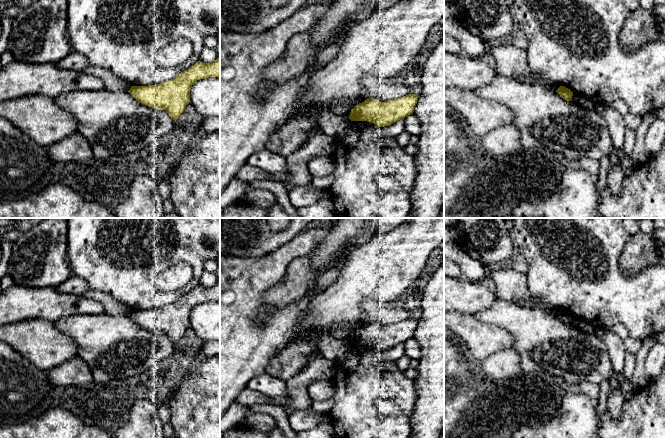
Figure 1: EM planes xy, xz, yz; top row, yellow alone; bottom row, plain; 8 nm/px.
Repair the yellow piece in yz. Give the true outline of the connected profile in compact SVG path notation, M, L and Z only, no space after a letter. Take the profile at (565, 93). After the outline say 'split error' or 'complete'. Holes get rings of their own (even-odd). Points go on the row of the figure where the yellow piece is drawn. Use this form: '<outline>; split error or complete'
M560 86L556 92L564 99L564 100L567 100L567 101L572 101L572 96L573 96L573 92L564 87L564 86Z; complete

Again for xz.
M408 94L387 102L369 98L355 105L348 118L351 121L367 121L380 127L389 126L413 114L418 98L418 94Z; complete

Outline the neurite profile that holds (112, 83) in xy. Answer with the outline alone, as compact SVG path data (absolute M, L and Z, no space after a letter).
M89 66L82 72L100 78L105 85L105 89L111 92L128 92L131 88L131 84L129 82L115 76L105 68Z

